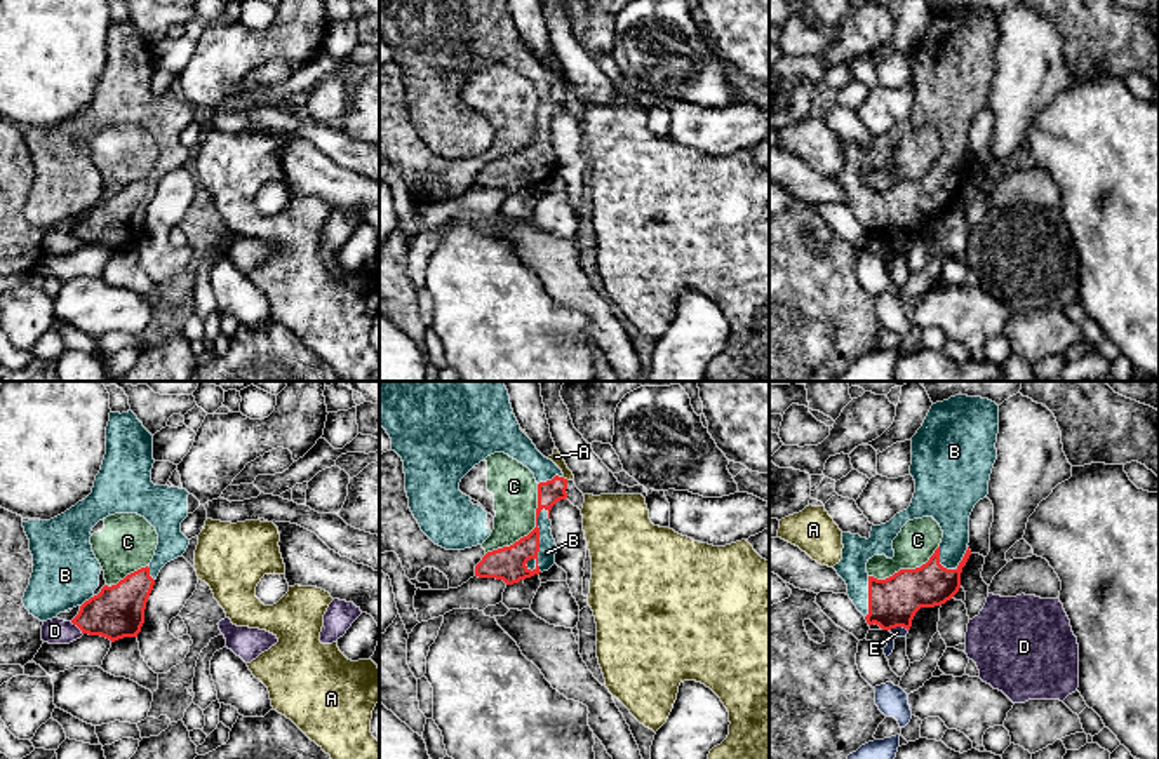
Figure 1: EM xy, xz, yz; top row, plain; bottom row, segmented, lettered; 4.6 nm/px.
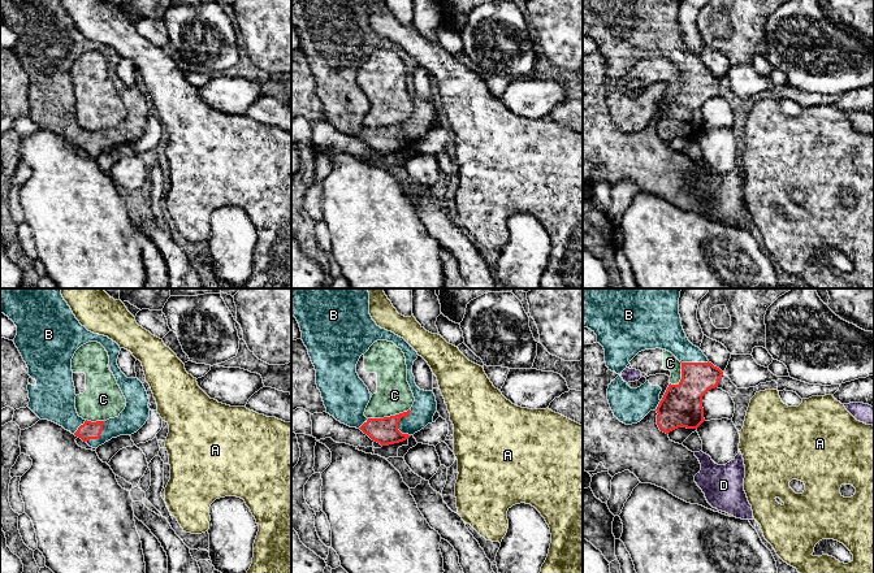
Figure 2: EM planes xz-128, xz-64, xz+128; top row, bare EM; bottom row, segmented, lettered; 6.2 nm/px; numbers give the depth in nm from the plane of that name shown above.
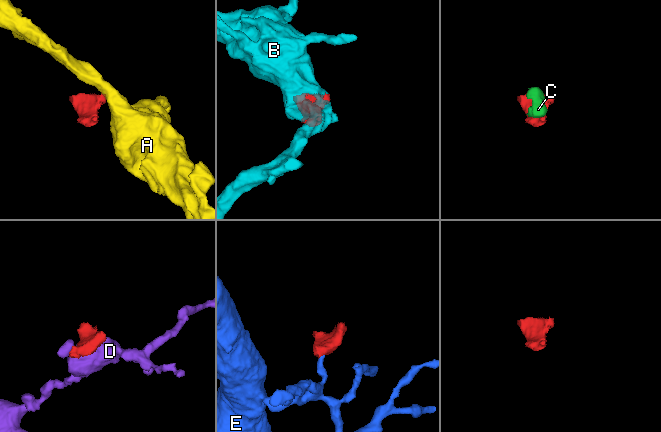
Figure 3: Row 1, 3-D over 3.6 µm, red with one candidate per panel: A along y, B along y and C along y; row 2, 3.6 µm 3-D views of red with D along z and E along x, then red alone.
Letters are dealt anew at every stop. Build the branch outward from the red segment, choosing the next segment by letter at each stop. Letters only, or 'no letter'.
B

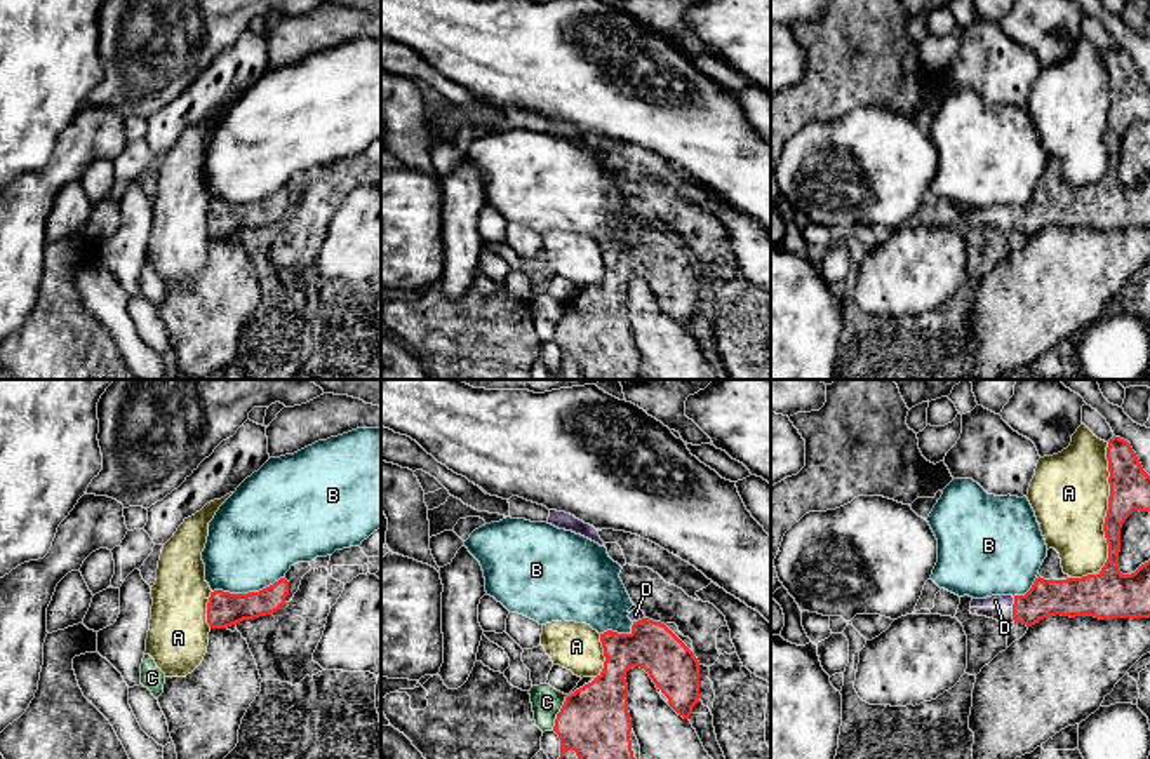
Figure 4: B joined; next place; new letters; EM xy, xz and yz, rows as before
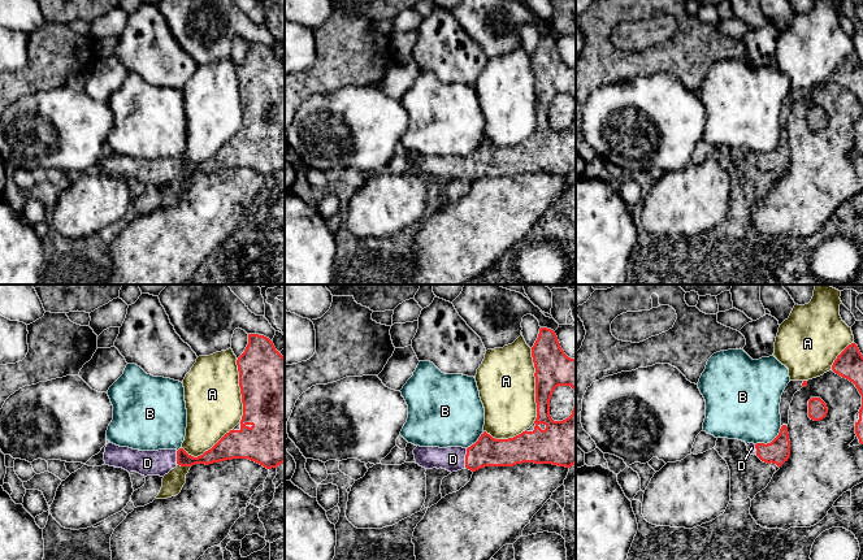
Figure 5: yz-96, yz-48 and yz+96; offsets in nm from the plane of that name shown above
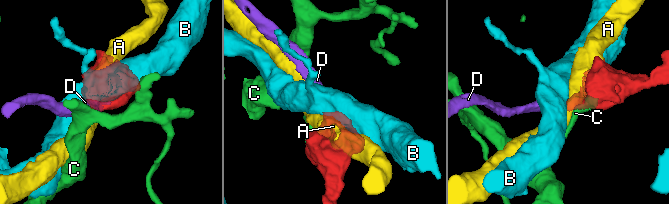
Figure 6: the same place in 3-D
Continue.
D

